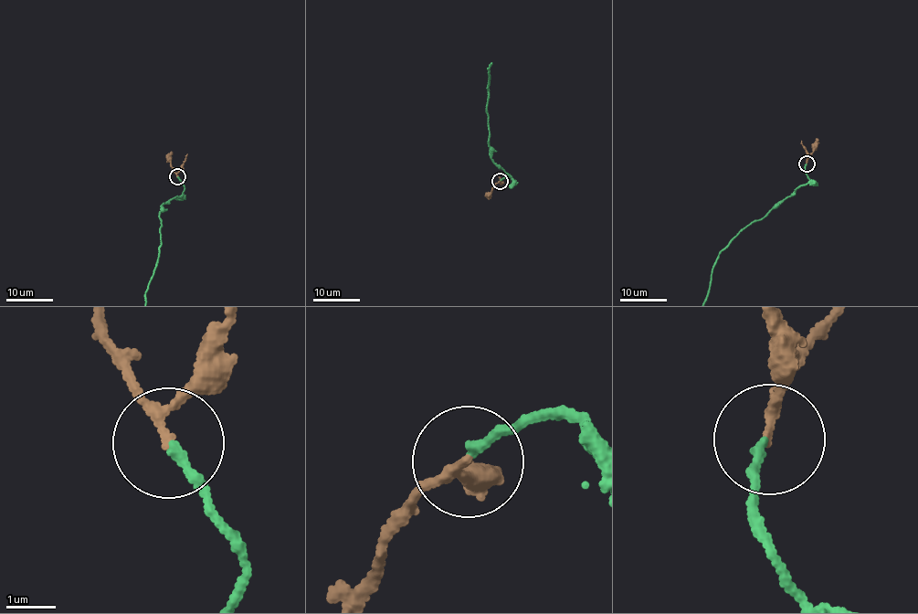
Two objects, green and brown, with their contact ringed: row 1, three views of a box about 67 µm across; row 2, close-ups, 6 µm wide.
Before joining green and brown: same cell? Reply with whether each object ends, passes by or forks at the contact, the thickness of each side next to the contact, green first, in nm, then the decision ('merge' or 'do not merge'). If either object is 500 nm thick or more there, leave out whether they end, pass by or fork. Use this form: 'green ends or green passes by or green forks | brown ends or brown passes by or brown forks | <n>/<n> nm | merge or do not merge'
green ends | brown passes by | 170/150 nm | merge

